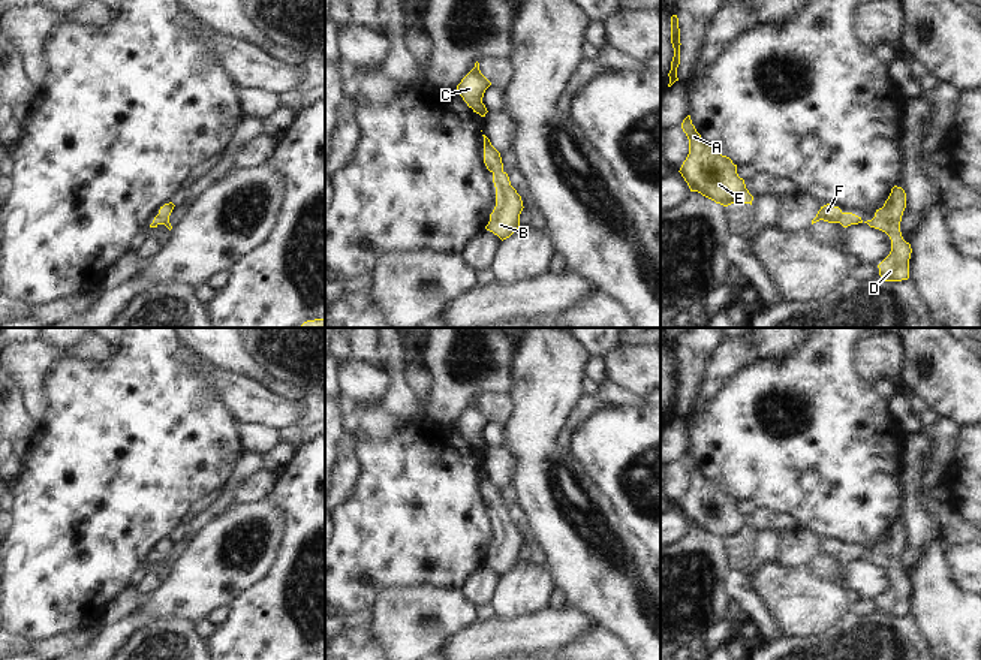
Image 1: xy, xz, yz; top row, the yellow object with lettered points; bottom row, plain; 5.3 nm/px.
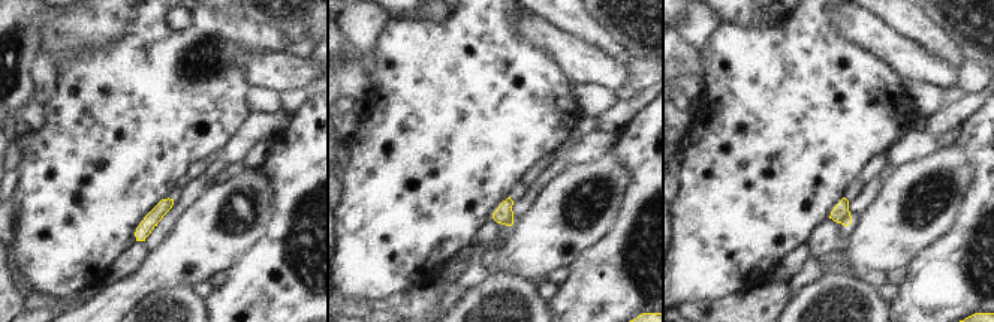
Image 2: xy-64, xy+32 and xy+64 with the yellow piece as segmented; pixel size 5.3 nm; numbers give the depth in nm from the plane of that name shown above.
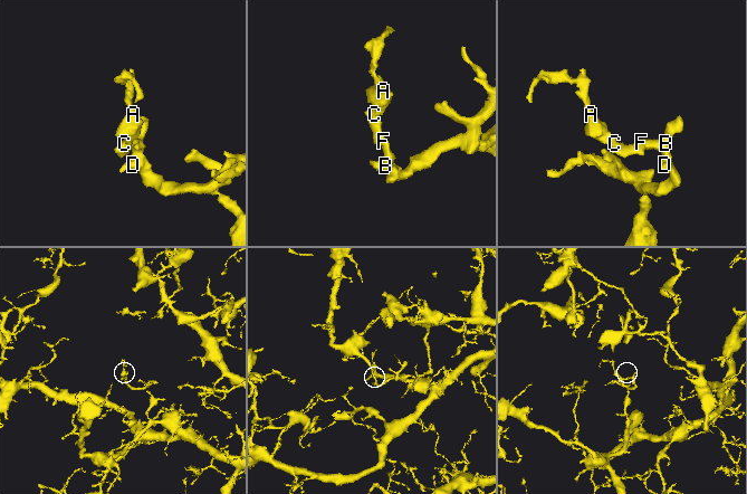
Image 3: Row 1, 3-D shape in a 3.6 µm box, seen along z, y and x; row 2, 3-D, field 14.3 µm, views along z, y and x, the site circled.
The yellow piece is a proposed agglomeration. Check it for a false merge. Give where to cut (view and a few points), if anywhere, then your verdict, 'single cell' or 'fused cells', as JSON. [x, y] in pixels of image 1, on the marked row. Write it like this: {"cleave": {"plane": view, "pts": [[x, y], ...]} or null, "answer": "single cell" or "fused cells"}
{"cleave": null, "answer": "single cell"}

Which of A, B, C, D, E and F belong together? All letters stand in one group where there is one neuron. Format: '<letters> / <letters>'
A B C D E F

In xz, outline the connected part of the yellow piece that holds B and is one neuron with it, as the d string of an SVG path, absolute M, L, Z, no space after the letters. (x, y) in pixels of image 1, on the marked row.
M485 135L482 136L484 163L493 174L493 183L496 187L496 207L490 214L490 221L485 229L503 241L520 227L520 214L524 207L521 196L511 186L508 174L503 171L500 153L491 145Z

